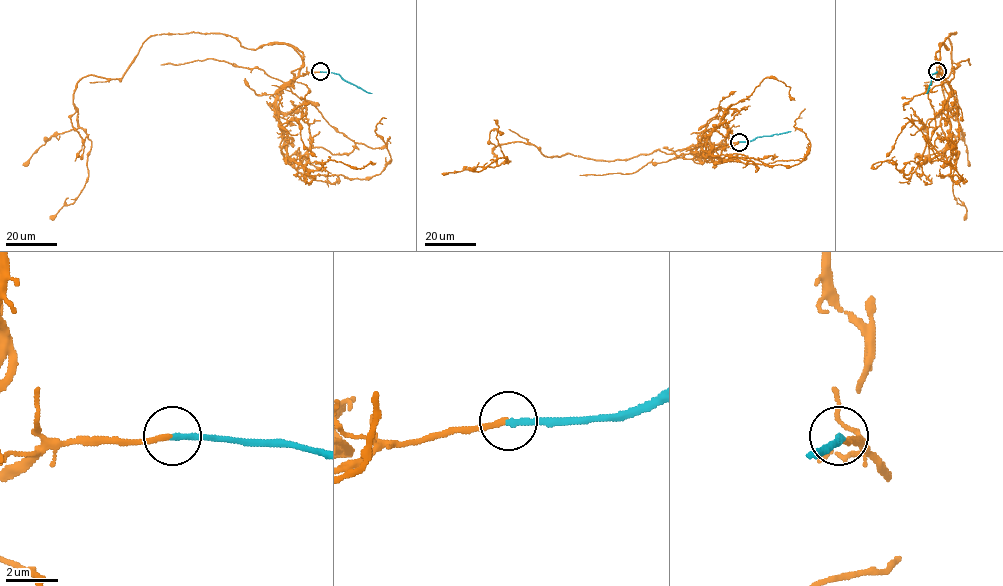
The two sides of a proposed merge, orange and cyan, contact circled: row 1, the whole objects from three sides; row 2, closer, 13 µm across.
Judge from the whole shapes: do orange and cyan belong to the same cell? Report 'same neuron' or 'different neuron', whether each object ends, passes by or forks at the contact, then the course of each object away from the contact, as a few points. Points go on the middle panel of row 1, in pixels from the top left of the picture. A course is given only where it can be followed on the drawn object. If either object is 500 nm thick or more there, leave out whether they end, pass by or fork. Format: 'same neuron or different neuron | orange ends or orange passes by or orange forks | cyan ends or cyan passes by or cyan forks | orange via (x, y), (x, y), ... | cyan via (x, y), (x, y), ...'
same neuron | orange ends | cyan ends | orange via (738, 142), (612, 161), (545, 156), (507, 142), (492, 150), (498, 165), (510, 162), (468, 169) | cyan via (738, 142), (790, 131)

